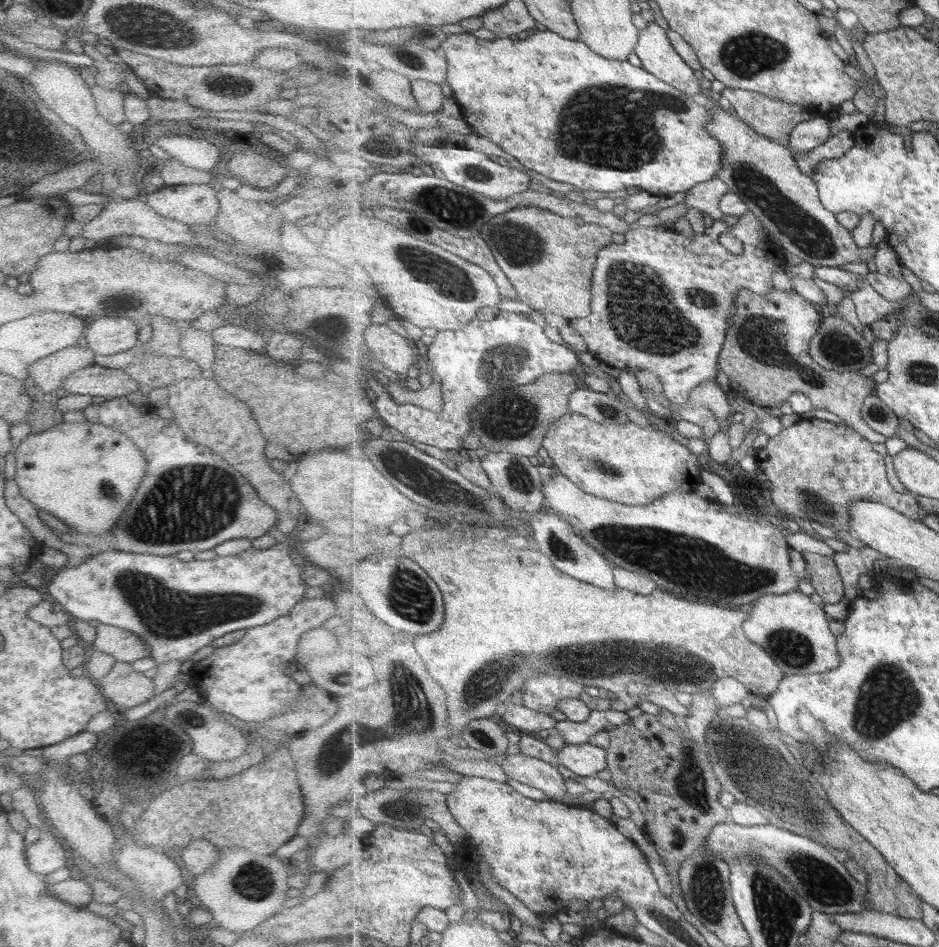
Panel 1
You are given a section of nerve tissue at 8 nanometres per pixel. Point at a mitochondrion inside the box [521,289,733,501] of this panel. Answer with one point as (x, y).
(610, 471)

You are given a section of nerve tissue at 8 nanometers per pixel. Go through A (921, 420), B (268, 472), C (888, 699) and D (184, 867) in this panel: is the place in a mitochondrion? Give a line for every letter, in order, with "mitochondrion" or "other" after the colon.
A: other
B: other
C: mitochondrion
D: other

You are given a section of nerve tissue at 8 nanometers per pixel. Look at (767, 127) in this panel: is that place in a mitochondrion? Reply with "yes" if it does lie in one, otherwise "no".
no

